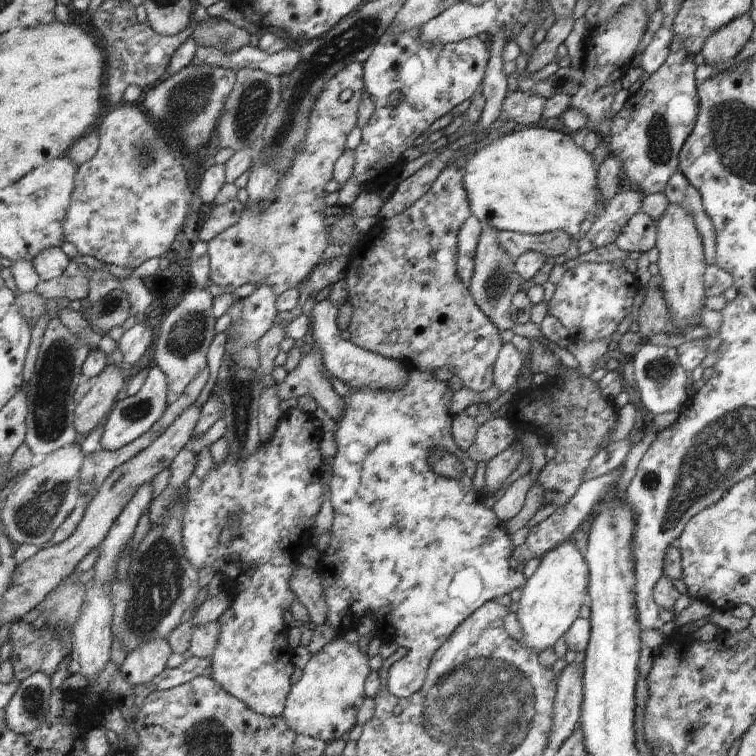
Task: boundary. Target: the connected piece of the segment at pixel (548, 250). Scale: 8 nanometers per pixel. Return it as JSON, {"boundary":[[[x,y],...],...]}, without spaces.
{"boundary":[[[555,230],[541,236],[525,236],[517,232],[495,232],[495,236],[511,262],[515,262],[523,252],[539,252],[545,258],[565,256],[571,244],[571,238],[563,230]]]}

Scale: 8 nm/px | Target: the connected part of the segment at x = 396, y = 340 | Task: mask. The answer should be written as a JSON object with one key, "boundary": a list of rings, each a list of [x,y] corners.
{"boundary":[[[459,152],[419,202],[395,218],[377,220],[359,244],[355,244],[347,270],[349,302],[353,306],[349,334],[355,346],[389,360],[397,360],[405,364],[409,372],[413,368],[427,372],[435,372],[443,366],[453,368],[453,376],[461,380],[461,388],[481,394],[493,386],[493,364],[503,342],[499,338],[501,332],[483,316],[479,306],[475,306],[471,290],[463,286],[457,270],[459,232],[471,218],[467,190],[463,190],[463,164],[467,164],[467,160],[469,154]]]}

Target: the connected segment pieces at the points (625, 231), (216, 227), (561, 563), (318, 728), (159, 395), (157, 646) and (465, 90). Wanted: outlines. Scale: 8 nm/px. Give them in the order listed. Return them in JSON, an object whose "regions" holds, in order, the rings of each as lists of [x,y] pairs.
{"regions":[[[[635,212],[621,228],[613,244],[625,254],[631,252],[647,254],[651,248],[655,248],[655,242],[657,242],[657,224],[643,212]]],[[[227,202],[223,206],[215,206],[211,216],[209,216],[209,222],[203,226],[201,230],[201,242],[205,244],[211,244],[211,240],[215,240],[221,232],[227,232],[231,230],[231,226],[235,226],[239,220],[241,220],[241,214],[243,214],[245,206],[241,202]]],[[[565,540],[543,554],[537,570],[525,580],[521,588],[521,600],[517,602],[517,622],[521,626],[521,638],[517,640],[523,648],[541,654],[551,648],[577,620],[579,608],[587,602],[587,566],[585,558],[577,552],[573,540]]],[[[333,638],[331,644],[311,658],[303,672],[303,678],[291,690],[283,712],[287,726],[299,736],[309,736],[327,744],[343,740],[357,726],[357,712],[367,698],[365,682],[371,674],[369,656],[363,654],[357,644],[349,644],[345,638]]],[[[153,364],[143,390],[137,396],[123,396],[119,402],[115,402],[111,416],[107,418],[107,422],[103,426],[103,438],[101,438],[103,448],[107,452],[117,452],[117,450],[129,446],[131,442],[139,440],[163,418],[163,414],[171,406],[171,402],[173,402],[173,394],[169,392],[169,378],[165,376],[165,372],[159,366]]],[[[151,640],[149,644],[143,644],[143,648],[137,648],[127,656],[125,664],[121,666],[123,676],[137,688],[147,686],[149,682],[153,682],[153,678],[167,670],[171,654],[173,648],[167,640]]],[[[421,28],[411,30],[395,30],[387,32],[377,48],[373,50],[373,56],[365,64],[365,82],[367,82],[367,96],[375,104],[375,112],[371,120],[363,126],[363,142],[355,150],[355,168],[353,178],[359,182],[359,188],[363,192],[379,192],[383,186],[397,180],[401,174],[401,168],[405,168],[407,160],[403,158],[403,152],[413,146],[413,142],[431,128],[431,124],[437,118],[443,118],[443,114],[449,114],[455,106],[469,100],[473,92],[477,92],[477,86],[483,78],[483,68],[487,64],[487,50],[483,50],[485,44],[481,40],[463,40],[457,44],[429,44],[421,42]]]]}

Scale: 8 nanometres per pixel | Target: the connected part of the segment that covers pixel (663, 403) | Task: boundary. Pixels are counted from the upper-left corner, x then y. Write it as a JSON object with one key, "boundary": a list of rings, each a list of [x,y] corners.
{"boundary":[[[645,342],[641,350],[637,350],[637,354],[633,354],[633,358],[629,360],[633,364],[633,378],[639,390],[639,400],[643,408],[647,408],[649,416],[657,416],[671,410],[683,412],[683,404],[689,402],[689,398],[685,398],[685,390],[691,382],[689,382],[689,372],[685,372],[677,360],[675,348],[651,346]]]}

